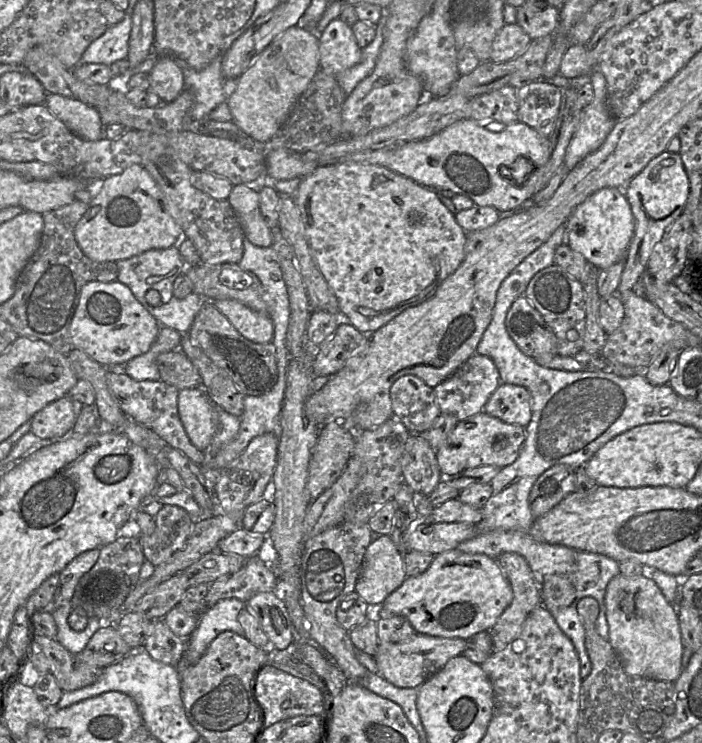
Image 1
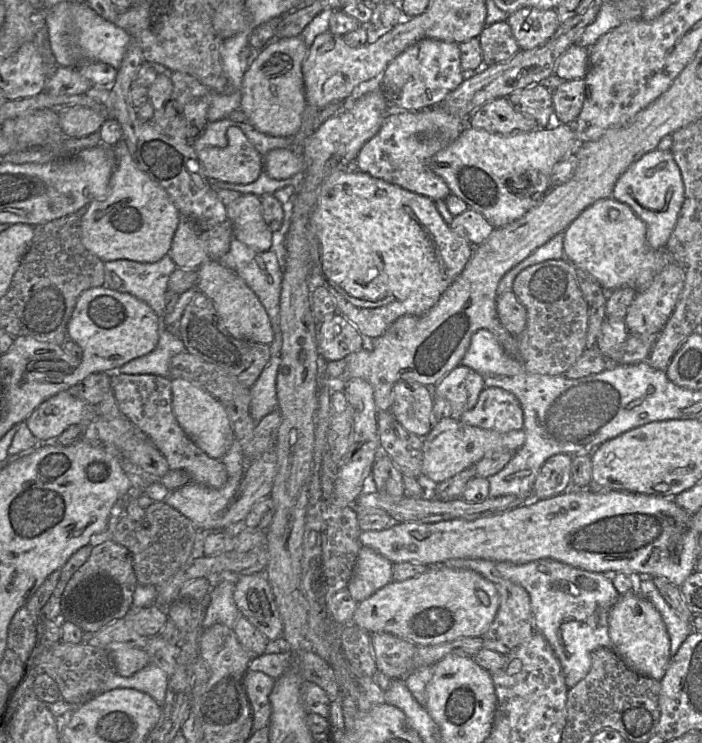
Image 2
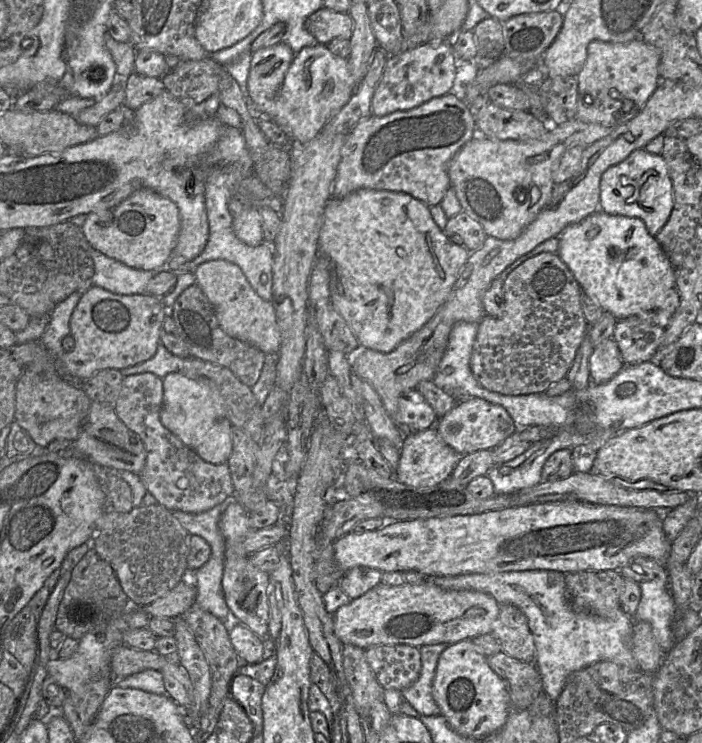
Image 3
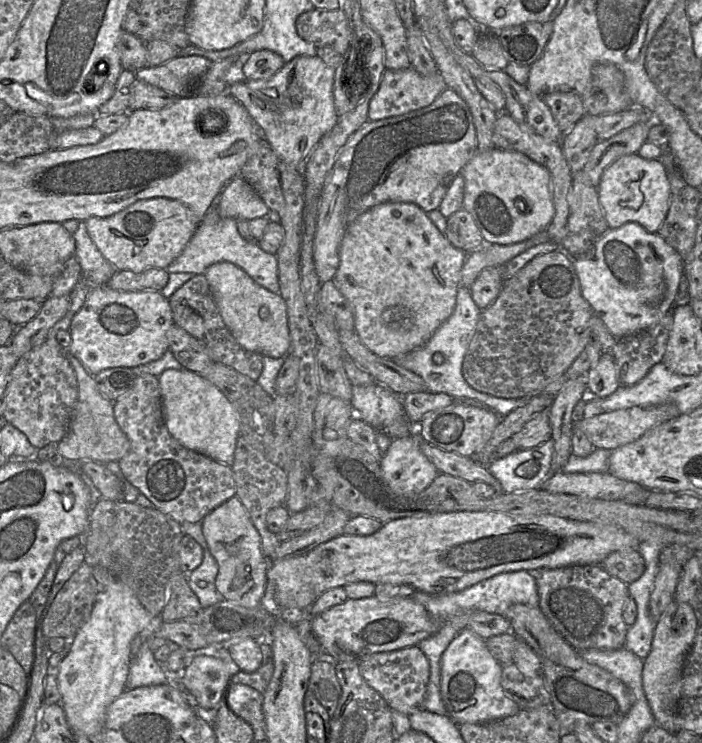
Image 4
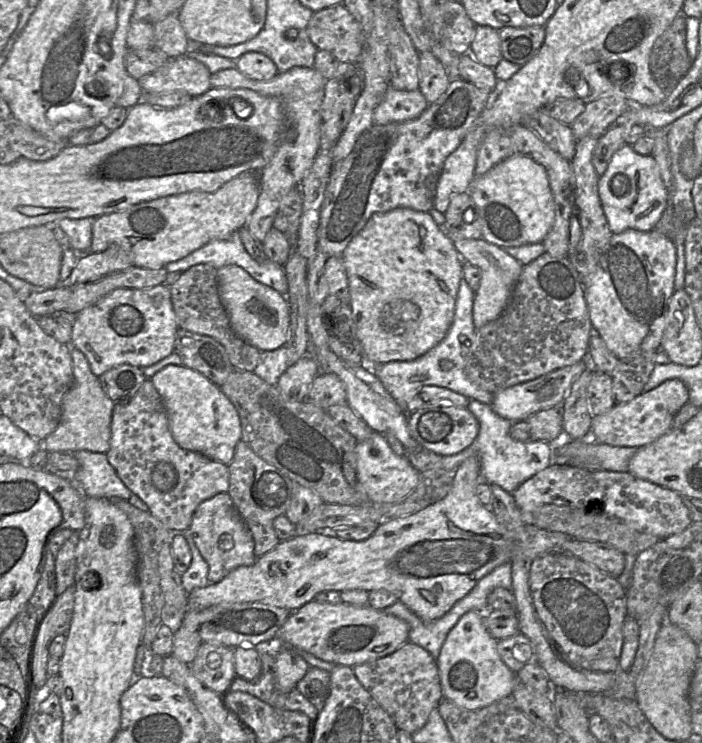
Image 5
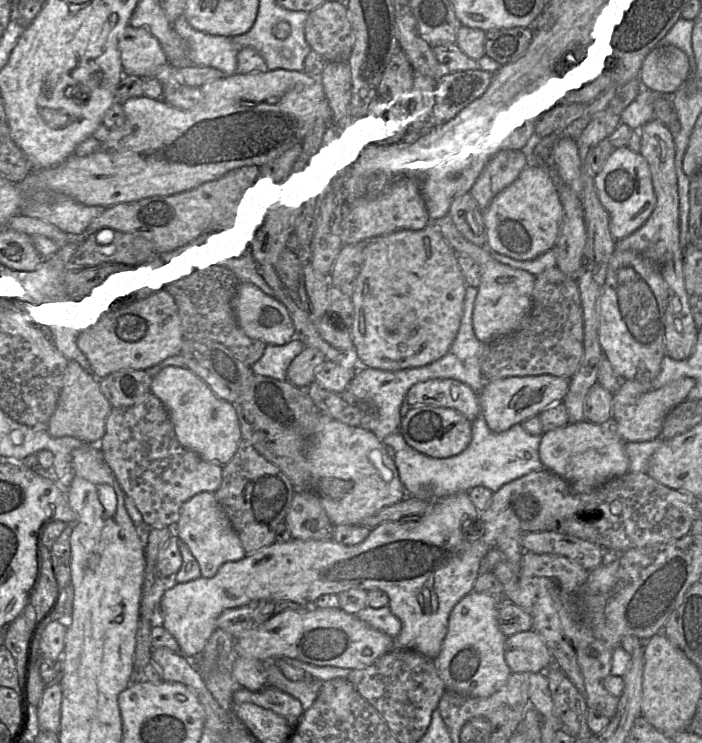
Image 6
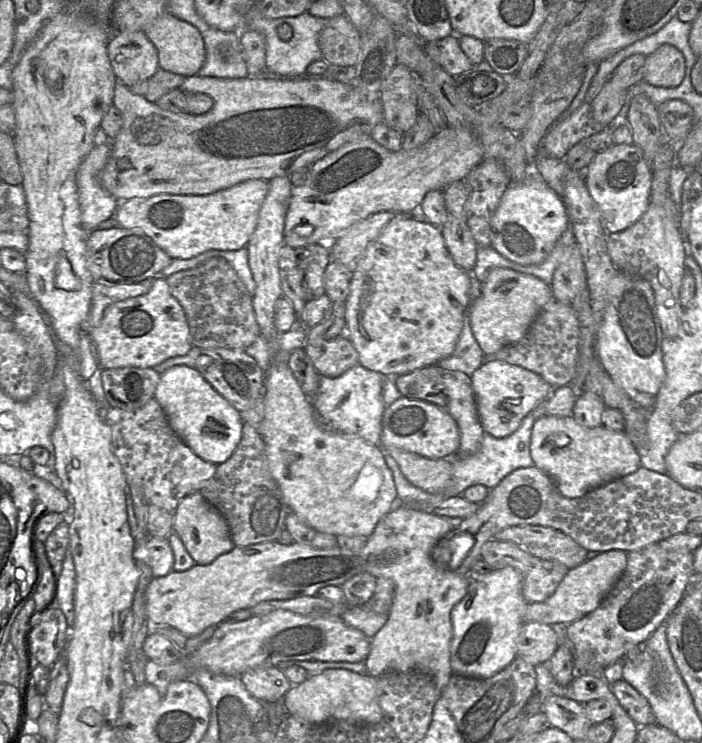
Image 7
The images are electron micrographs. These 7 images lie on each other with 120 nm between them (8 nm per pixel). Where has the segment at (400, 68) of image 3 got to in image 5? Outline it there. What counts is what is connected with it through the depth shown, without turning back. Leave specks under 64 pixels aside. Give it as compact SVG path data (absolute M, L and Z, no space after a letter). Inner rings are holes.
M389 85L384 99L374 111L373 121L379 125L386 125L413 120L429 105L419 89L400 91Z

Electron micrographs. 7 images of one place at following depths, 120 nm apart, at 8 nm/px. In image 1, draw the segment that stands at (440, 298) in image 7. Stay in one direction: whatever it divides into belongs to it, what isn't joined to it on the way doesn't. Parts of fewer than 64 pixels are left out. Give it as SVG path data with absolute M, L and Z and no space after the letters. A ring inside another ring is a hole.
M354 162L323 165L301 178L293 197L300 214L310 253L338 300L341 319L353 325L364 335L372 334L404 310L431 298L441 282L451 275L464 259L467 233L457 223L455 215L441 202L437 190L425 187L385 167Z

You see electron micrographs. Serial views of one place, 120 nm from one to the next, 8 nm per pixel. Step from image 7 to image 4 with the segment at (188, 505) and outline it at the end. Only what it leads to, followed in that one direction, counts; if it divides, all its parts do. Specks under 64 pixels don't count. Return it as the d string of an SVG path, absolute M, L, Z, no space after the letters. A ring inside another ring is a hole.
M236 496L230 498L207 514L201 525L209 551L218 564L215 586L223 600L247 608L259 607L266 591L270 561L262 553L260 535L241 501Z

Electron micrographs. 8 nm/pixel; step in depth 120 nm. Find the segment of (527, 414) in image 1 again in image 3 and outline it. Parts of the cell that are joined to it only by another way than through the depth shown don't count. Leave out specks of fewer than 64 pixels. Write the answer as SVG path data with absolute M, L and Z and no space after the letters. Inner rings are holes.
M477 397L458 401L446 415L438 418L435 428L443 441L461 456L492 450L519 429L504 407Z

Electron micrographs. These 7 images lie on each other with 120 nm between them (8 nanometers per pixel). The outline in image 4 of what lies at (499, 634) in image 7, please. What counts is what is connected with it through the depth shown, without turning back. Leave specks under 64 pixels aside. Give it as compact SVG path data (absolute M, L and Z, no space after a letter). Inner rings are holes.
M472 629L461 630L441 658L441 697L447 715L458 725L499 720L517 714L520 707L508 697L501 685L502 664L490 653L486 640Z

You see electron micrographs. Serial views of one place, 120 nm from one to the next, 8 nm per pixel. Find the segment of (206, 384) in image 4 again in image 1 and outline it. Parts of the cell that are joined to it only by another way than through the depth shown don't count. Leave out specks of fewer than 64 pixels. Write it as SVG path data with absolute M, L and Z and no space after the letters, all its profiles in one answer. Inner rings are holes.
M202 387L179 390L178 412L190 441L204 452L217 432L217 407Z

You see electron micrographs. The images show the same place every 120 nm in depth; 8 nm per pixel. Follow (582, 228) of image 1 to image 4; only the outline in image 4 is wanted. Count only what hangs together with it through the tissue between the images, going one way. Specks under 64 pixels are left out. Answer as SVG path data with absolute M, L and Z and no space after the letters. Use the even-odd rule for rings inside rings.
M628 222L619 228L609 229L584 255L572 258L572 260L580 281L581 292L584 299L589 303L594 314L598 315L602 319L610 333L616 339L634 334L656 325L668 312L672 311L678 301L679 286L684 275L684 260L680 254L658 233L650 233L638 223Z

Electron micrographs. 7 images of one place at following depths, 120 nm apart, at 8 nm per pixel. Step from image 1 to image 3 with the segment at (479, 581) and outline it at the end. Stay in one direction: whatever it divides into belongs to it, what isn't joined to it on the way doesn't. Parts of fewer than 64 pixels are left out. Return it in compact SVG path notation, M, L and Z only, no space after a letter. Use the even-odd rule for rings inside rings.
M433 583L389 586L378 584L359 598L352 599L333 614L334 631L342 644L352 644L364 650L375 645L407 644L415 647L446 643L490 634L499 616L500 604L490 594L472 590L449 590Z

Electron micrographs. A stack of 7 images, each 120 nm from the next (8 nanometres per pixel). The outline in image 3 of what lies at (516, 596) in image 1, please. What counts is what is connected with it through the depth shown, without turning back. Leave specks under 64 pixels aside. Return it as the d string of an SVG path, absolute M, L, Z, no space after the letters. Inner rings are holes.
M502 604L491 632L501 644L502 651L518 660L535 663L535 645L527 617L516 606Z

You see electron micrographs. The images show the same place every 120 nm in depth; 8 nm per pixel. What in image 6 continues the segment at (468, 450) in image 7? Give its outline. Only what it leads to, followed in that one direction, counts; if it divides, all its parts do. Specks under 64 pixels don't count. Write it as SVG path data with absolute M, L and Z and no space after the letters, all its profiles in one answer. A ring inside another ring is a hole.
M432 379L413 385L406 394L409 407L431 405L451 408L472 422L480 414L478 393L455 379Z

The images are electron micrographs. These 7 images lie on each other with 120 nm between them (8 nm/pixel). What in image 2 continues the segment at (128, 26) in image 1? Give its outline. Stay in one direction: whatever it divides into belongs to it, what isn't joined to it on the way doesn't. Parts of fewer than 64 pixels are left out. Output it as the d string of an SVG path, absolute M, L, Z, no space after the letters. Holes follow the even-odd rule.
M62 1L46 11L46 22L52 52L62 67L102 62L119 70L132 39L124 29L100 17L87 2ZM66 25L72 25L71 34L65 33Z

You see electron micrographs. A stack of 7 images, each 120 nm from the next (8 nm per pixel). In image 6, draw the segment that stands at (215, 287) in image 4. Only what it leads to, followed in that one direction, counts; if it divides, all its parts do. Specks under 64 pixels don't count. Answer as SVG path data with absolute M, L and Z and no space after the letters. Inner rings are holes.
M240 282L233 306L237 321L244 333L266 345L284 345L294 338L294 325L286 306L275 297L261 291L250 282Z

